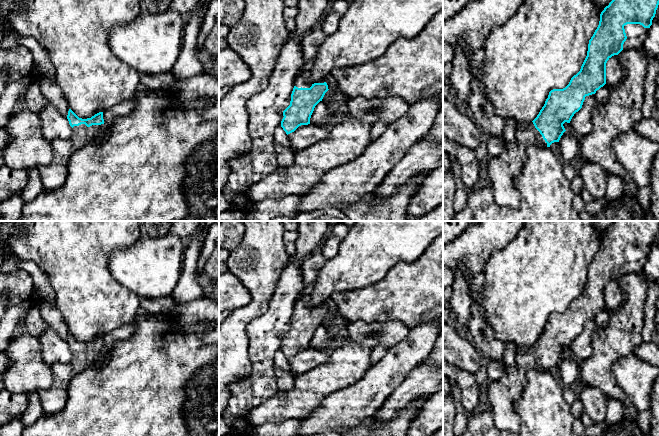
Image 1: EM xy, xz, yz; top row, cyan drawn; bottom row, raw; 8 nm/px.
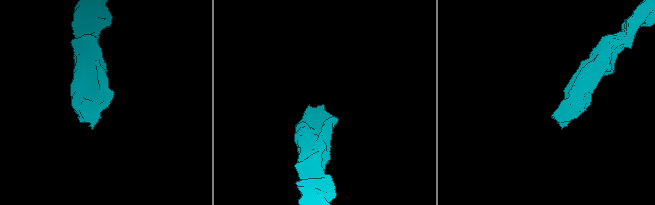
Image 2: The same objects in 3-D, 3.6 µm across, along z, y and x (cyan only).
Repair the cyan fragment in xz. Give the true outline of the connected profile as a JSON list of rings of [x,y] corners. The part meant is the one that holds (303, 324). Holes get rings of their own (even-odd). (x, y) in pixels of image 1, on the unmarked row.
[[[300,295],[295,303],[290,329],[283,335],[281,351],[290,358],[301,349],[310,348],[315,330],[328,315],[325,305],[312,308],[309,295]]]

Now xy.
[[[69,333],[67,343],[73,352],[71,361],[51,366],[52,386],[37,391],[44,414],[47,415],[60,412],[64,408],[68,397],[68,384],[72,378],[92,366],[99,366],[105,357],[103,336],[82,343]]]

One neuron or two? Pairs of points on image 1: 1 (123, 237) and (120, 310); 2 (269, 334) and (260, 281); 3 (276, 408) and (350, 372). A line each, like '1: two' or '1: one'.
1: one
2: two
3: one

